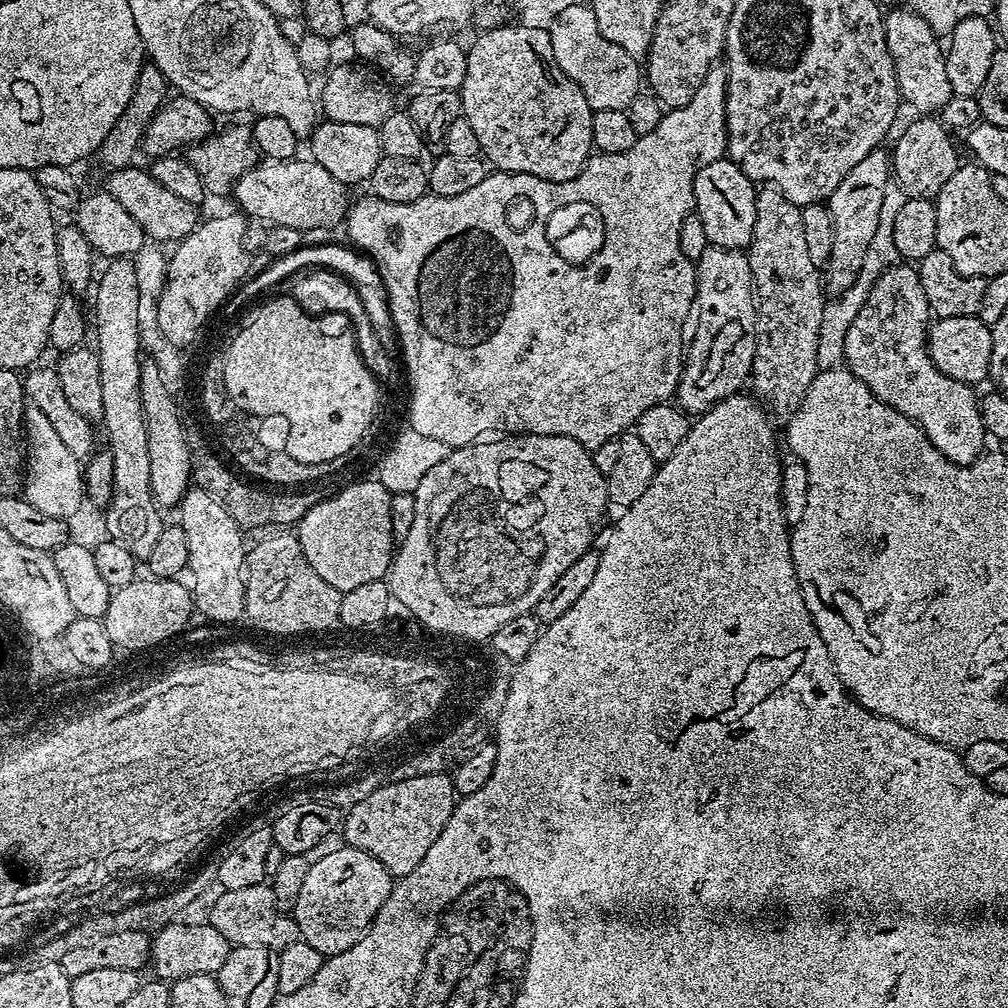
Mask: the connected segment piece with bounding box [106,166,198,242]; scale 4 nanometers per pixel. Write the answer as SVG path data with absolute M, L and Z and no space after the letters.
M139 166L118 168L111 173L112 176L106 184L106 190L134 217L134 222L142 226L145 237L152 240L172 240L179 242L185 240L196 229L198 217L197 205L186 202L186 198L178 198L178 194L166 190L166 186L153 178L151 171L144 172Z

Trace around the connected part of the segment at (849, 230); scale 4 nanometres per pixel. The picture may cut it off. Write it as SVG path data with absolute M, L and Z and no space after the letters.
M881 146L866 154L866 158L862 158L862 162L858 162L842 182L838 182L838 190L828 197L826 207L832 215L832 249L822 272L822 283L829 293L844 292L858 278L866 250L874 238L874 230L878 230L882 197L892 179L892 157L887 147Z

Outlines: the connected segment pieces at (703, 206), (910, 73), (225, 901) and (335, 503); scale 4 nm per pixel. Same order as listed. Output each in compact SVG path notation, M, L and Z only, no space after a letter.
M727 158L710 162L710 166L702 166L694 178L694 215L702 218L702 227L706 229L706 238L714 248L747 249L750 238L754 234L754 202L756 201L757 185L734 161Z
M897 6L892 13L889 11L885 15L884 29L903 103L917 108L920 114L939 113L954 95L950 74L946 74L946 48L941 37L926 22L926 18L903 6Z
M267 884L258 886L245 886L243 890L221 891L220 897L212 904L206 916L207 923L222 934L229 944L235 946L266 946L273 950L279 950L290 946L296 939L296 921L291 915L283 912L274 898L274 890Z
M375 478L360 480L349 488L341 490L337 496L321 499L301 518L298 525L298 539L306 554L306 562L314 566L322 582L330 582L334 590L342 594L363 586L366 582L383 580L387 577L394 559L394 541L390 526L390 498L392 493L386 491Z

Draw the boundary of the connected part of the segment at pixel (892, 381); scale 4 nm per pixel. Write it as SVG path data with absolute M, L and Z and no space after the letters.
M897 262L873 282L866 302L850 322L844 364L886 406L913 420L946 459L973 464L986 448L978 392L973 385L958 382L934 366L928 353L929 327L930 313L919 271L911 263Z

